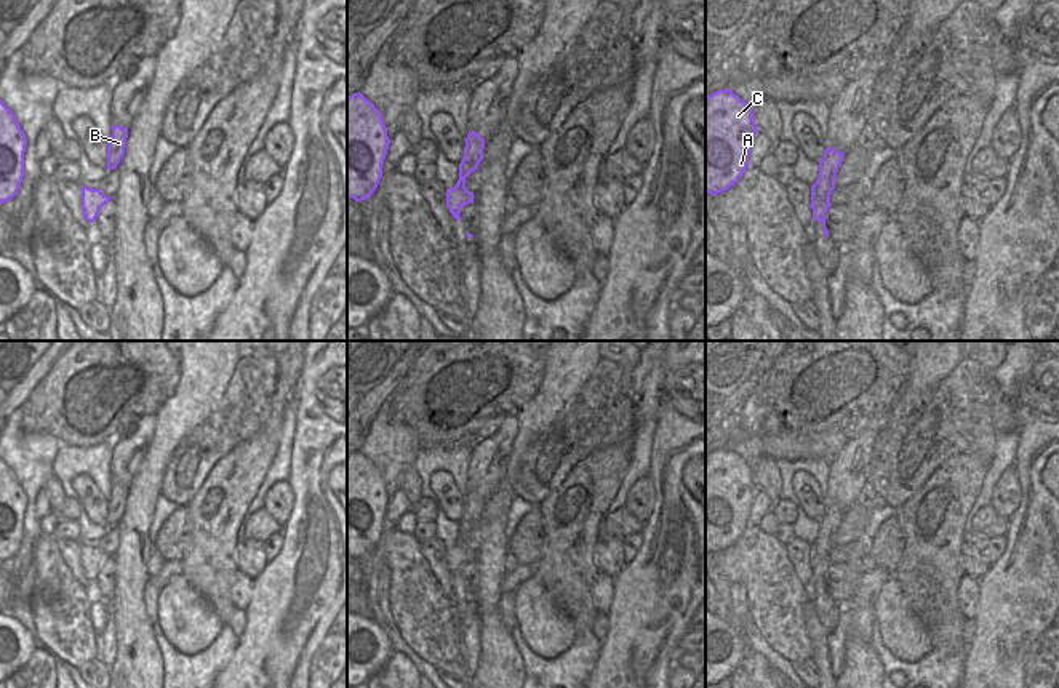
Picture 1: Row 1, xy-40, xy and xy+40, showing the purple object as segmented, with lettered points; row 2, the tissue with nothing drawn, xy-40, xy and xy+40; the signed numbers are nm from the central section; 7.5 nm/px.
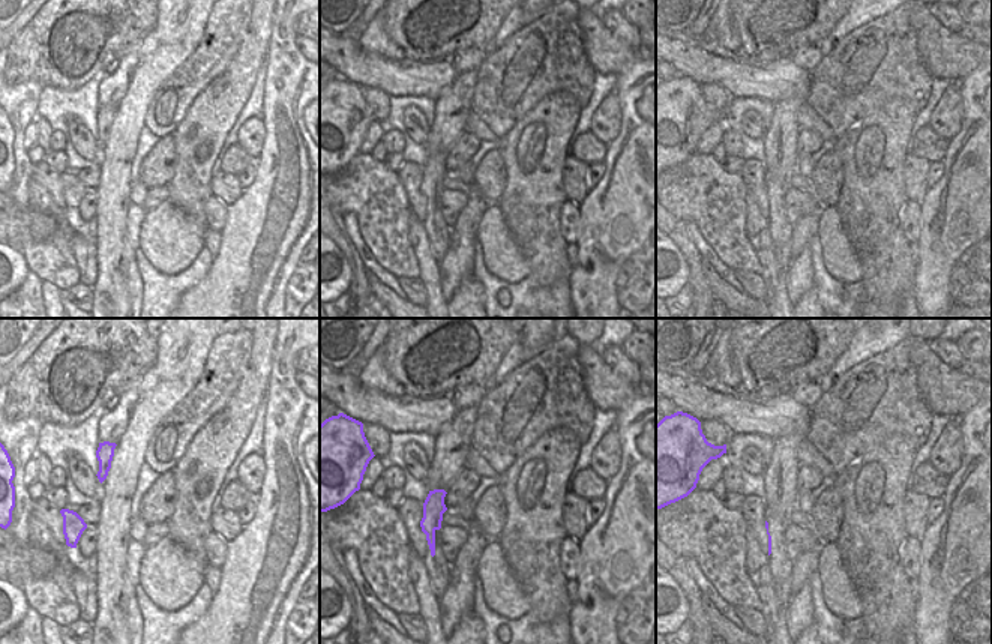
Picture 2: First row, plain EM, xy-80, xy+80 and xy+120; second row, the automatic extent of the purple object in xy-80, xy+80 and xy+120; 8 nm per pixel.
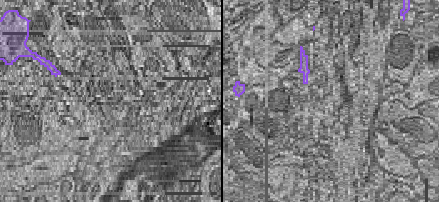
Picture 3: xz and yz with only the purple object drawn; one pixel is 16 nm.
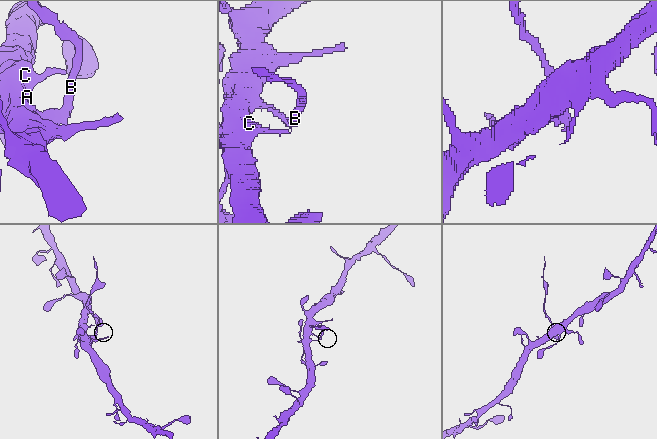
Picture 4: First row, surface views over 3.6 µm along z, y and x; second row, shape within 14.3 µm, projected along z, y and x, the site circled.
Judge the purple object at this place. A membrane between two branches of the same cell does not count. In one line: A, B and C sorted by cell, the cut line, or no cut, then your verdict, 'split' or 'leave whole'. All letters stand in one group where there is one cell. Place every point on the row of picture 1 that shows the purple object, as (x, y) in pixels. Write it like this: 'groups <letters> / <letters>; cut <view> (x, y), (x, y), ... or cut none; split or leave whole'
groups A C / B; cut xy (455, 186), (466, 191); split

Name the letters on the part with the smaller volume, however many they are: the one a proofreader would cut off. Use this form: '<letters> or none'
B

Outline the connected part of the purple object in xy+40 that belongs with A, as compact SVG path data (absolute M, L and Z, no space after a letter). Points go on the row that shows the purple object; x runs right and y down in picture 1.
M731 90L705 98L705 192L717 195L734 186L749 168L757 134L752 107Z

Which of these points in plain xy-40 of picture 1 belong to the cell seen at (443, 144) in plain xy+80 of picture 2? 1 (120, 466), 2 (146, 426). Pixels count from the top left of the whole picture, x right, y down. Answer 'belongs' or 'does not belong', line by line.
1: belongs
2: belongs

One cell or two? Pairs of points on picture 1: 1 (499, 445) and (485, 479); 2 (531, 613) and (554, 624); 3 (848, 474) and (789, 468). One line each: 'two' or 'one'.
1: one
2: one
3: two

